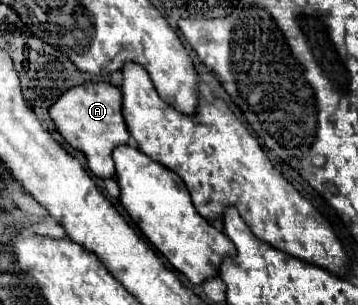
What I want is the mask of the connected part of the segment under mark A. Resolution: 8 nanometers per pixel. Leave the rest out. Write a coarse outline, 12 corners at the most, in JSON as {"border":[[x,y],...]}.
{"border":[[110,83],[68,89],[50,117],[100,179],[128,145],[122,93]]}

